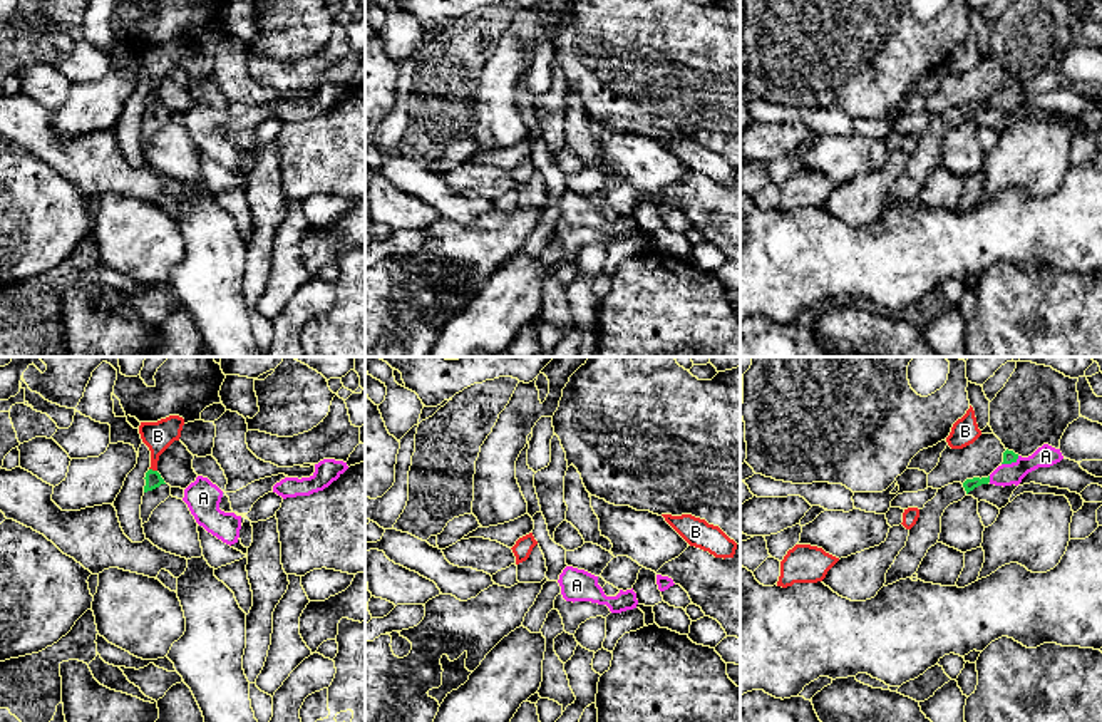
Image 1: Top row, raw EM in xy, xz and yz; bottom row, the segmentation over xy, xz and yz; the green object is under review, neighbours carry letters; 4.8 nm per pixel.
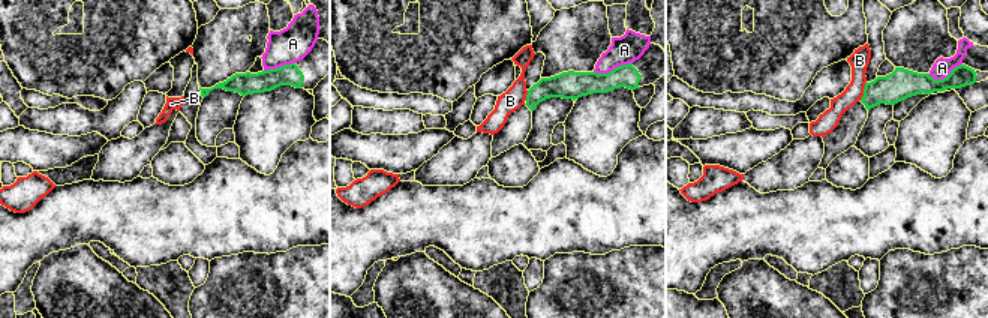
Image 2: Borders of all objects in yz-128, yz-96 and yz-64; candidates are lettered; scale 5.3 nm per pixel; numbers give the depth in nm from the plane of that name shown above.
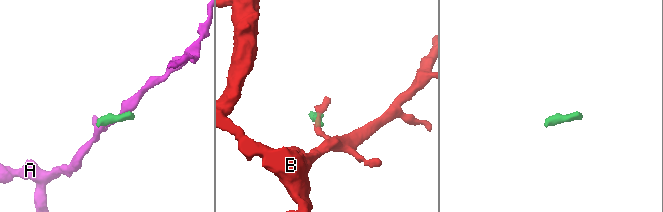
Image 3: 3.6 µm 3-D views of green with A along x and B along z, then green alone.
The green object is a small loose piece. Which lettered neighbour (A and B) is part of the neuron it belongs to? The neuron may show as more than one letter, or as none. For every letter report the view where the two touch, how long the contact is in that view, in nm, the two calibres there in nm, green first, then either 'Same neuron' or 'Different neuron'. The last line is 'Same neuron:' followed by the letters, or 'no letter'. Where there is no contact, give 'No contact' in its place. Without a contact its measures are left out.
A: Touches green in yz. Shared border 100 nm. Thickness 60 nm (green) against 110 nm. Different neuron
B: Touches green in xy. Shared border 40 nm. Thickness 80 nm (green) against 140 nm. Different neuron
Same neuron: no letter

